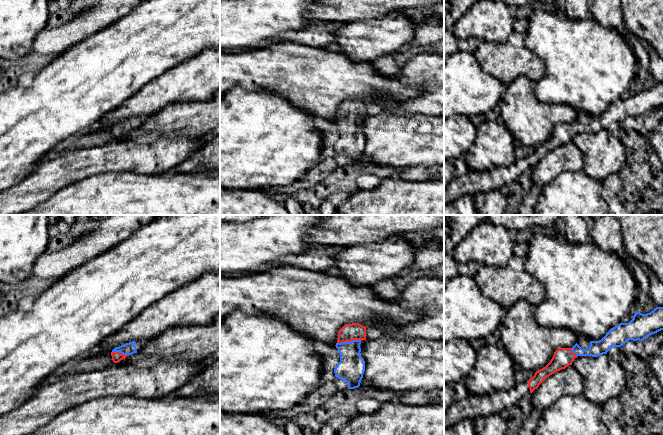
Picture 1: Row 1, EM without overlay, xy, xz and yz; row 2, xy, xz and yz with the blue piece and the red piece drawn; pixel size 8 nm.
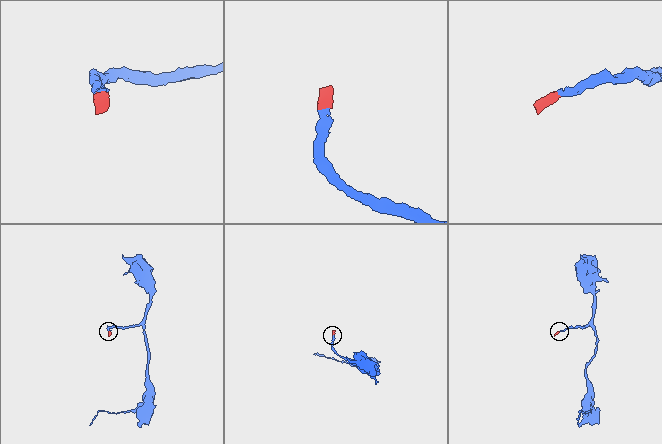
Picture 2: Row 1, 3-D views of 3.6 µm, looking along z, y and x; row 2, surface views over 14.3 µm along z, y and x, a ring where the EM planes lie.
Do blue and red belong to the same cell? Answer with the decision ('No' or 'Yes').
Yes

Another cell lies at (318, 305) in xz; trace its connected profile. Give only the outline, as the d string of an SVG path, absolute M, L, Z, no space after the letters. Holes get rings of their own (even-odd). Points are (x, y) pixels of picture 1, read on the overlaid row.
M287 264L265 267L236 278L220 276L220 323L232 313L274 317L315 342L330 345L336 345L338 332L346 324L359 323L366 328L379 328L384 321L407 325L421 319L420 313L378 297L371 286L355 286L341 276Z

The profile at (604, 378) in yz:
M607 354L578 356L572 365L582 375L585 385L583 395L601 407L606 401L619 397L626 385L624 367Z

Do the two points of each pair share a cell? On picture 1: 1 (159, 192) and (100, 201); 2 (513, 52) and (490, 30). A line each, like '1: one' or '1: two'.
1: one
2: two

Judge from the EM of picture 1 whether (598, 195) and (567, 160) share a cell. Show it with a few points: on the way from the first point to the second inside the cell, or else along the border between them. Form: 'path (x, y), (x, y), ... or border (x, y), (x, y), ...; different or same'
border (582, 170), (564, 171), (555, 179); different

